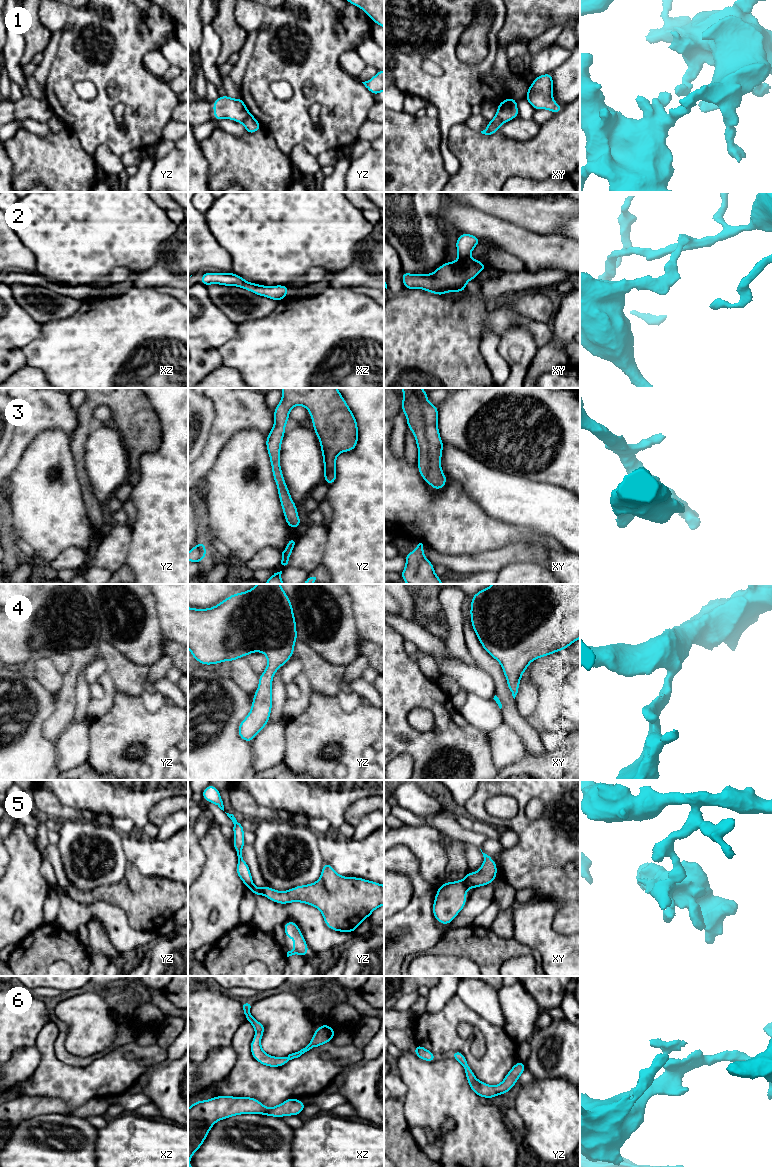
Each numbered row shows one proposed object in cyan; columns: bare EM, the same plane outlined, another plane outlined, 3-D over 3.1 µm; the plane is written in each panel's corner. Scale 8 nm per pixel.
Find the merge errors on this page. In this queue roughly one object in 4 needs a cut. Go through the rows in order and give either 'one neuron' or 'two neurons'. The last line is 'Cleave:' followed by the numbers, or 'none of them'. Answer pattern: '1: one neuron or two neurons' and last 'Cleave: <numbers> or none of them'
1: two neurons
2: one neuron
3: one neuron
4: one neuron
5: two neurons
6: one neuron
Cleave: 1, 5

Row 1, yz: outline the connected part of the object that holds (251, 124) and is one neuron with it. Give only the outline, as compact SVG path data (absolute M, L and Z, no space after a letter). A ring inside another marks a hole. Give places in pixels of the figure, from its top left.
M249 114L242 123L246 129L246 133L253 134L261 129L261 125L258 120Z

